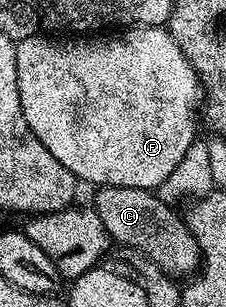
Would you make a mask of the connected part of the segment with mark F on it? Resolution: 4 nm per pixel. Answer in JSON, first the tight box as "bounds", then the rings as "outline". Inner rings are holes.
{"bounds":[16,26,203,190],"outline":[[[129,26],[129,27],[126,27],[126,28],[125,28],[125,29],[124,29],[124,30],[121,30],[121,31],[125,31],[125,32],[121,32],[121,33],[119,33],[119,34],[118,34],[118,36],[101,36],[101,35],[98,35],[98,36],[97,36],[97,37],[96,37],[96,38],[69,38],[69,39],[73,39],[73,40],[69,40],[69,41],[65,41],[65,40],[61,40],[61,39],[65,39],[65,38],[54,38],[54,37],[53,37],[53,36],[52,36],[52,35],[49,35],[49,34],[38,34],[38,35],[35,35],[35,36],[29,36],[29,37],[28,37],[28,38],[26,38],[26,39],[25,39],[25,40],[19,40],[19,41],[16,41],[16,46],[17,46],[17,81],[18,81],[18,82],[19,82],[19,102],[20,102],[20,103],[21,103],[21,109],[22,109],[22,110],[23,110],[23,118],[27,118],[27,126],[31,126],[31,130],[32,130],[32,131],[33,131],[33,133],[34,133],[34,134],[35,134],[35,138],[39,138],[39,142],[43,142],[43,146],[47,146],[47,150],[51,150],[51,154],[55,154],[55,158],[59,158],[59,162],[63,162],[63,166],[67,166],[67,170],[71,170],[71,174],[72,174],[72,175],[73,175],[73,176],[76,176],[76,177],[77,177],[77,179],[78,179],[78,181],[81,181],[81,182],[84,182],[84,183],[85,183],[85,180],[86,180],[86,182],[87,182],[87,183],[89,183],[89,184],[93,184],[93,185],[92,185],[92,186],[104,186],[104,187],[106,187],[106,188],[147,188],[147,189],[150,189],[150,190],[157,190],[157,189],[160,189],[160,186],[161,186],[161,183],[162,183],[162,182],[163,182],[163,181],[165,181],[165,180],[166,180],[166,179],[167,179],[167,178],[168,178],[168,177],[169,177],[169,175],[170,175],[170,174],[171,174],[171,170],[175,170],[175,166],[179,166],[179,162],[180,162],[180,160],[182,160],[182,159],[183,159],[183,154],[187,154],[187,150],[188,150],[188,149],[189,149],[189,147],[190,147],[190,146],[192,146],[192,144],[193,144],[193,142],[194,142],[194,140],[196,140],[196,139],[198,139],[198,136],[199,136],[199,132],[197,132],[197,124],[198,124],[198,128],[199,128],[199,109],[200,109],[200,108],[201,108],[201,107],[202,107],[202,104],[203,104],[203,85],[202,85],[202,83],[201,83],[201,79],[199,79],[199,78],[198,78],[198,77],[197,77],[197,71],[196,71],[196,70],[194,70],[194,69],[193,69],[193,67],[192,67],[192,66],[191,66],[191,62],[187,62],[187,58],[186,58],[186,57],[185,57],[185,56],[184,56],[184,54],[183,54],[183,53],[181,53],[181,51],[180,51],[180,50],[179,50],[179,46],[178,46],[178,45],[177,45],[177,43],[176,43],[176,42],[174,42],[174,41],[173,41],[173,39],[172,39],[172,38],[171,38],[171,34],[170,34],[170,33],[169,33],[169,31],[167,31],[167,30],[166,30],[166,29],[165,29],[165,28],[164,28],[164,27],[161,27],[161,26]]]}

